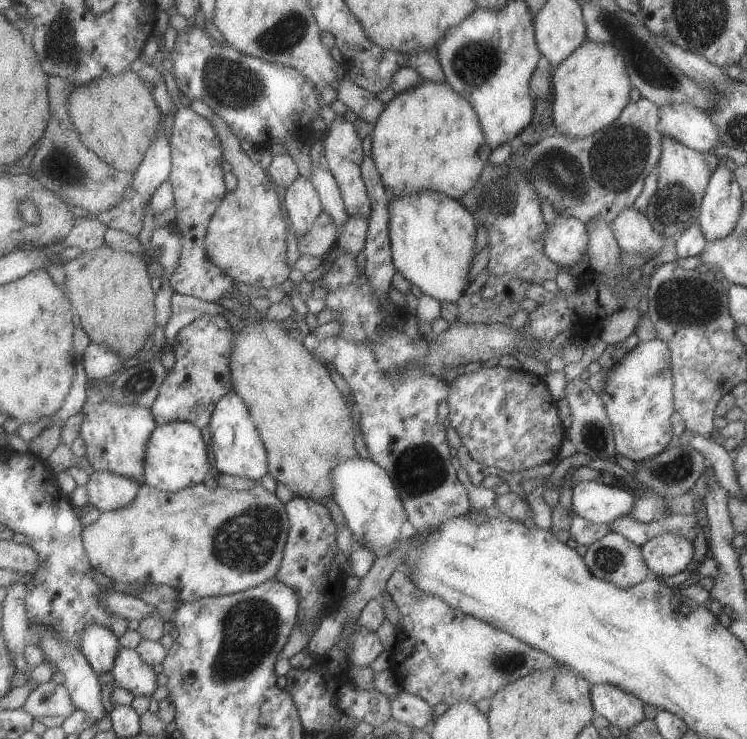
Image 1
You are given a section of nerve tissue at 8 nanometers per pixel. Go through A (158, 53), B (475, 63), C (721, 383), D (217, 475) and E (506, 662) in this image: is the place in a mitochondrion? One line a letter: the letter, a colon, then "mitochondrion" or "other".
A: other
B: mitochondrion
C: other
D: other
E: mitochondrion

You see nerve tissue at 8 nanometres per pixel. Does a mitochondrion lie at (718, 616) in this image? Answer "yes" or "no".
no

